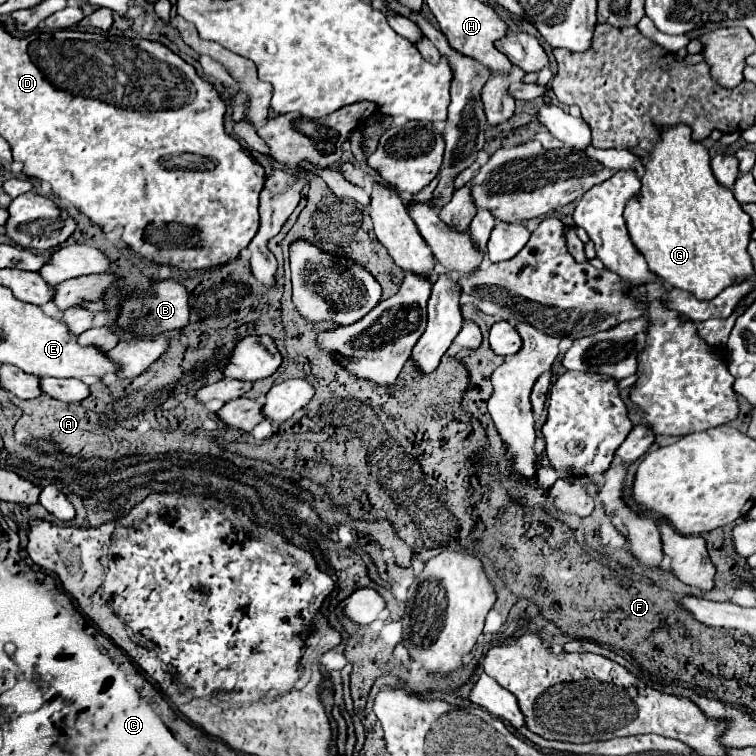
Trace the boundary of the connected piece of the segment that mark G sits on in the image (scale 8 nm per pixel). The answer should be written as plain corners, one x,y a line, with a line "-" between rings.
677,125
661,133
661,141
651,149
651,159
645,163
645,175
641,177
641,195
637,199
631,199
625,207
629,237
637,251
645,257
649,269
655,275
663,277
669,285
691,293
699,301
709,301
729,285
737,285
737,281
745,281
745,277
755,275
753,261
747,253
753,225
731,191
737,175
739,163
735,155
717,155
711,159
709,167
709,153
701,143
691,141
691,127

